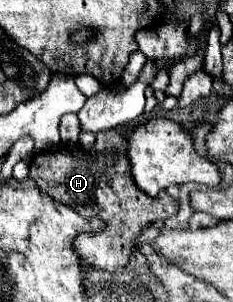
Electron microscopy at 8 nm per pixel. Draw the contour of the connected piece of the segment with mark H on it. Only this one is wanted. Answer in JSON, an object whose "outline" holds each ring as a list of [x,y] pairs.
{"outline":[[[119,131],[99,133],[95,145],[87,151],[73,145],[65,151],[39,153],[29,165],[29,177],[37,183],[39,191],[55,201],[61,201],[63,205],[73,207],[81,217],[99,217],[105,221],[105,229],[101,233],[75,239],[75,249],[91,267],[109,273],[125,271],[131,265],[131,257],[139,249],[135,247],[135,239],[141,235],[141,229],[179,211],[179,201],[173,197],[153,199],[133,183],[131,163],[127,157],[127,139]]]}

